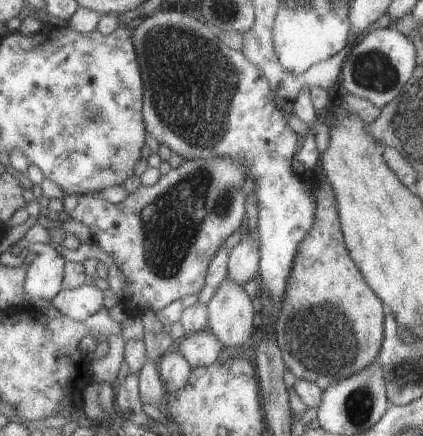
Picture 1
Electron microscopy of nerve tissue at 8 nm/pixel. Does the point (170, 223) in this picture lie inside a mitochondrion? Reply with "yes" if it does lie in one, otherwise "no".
yes

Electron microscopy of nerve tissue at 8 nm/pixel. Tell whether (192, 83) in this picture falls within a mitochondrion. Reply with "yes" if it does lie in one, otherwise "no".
yes

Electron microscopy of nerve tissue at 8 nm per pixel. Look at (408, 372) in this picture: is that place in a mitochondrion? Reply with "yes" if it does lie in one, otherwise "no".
yes

